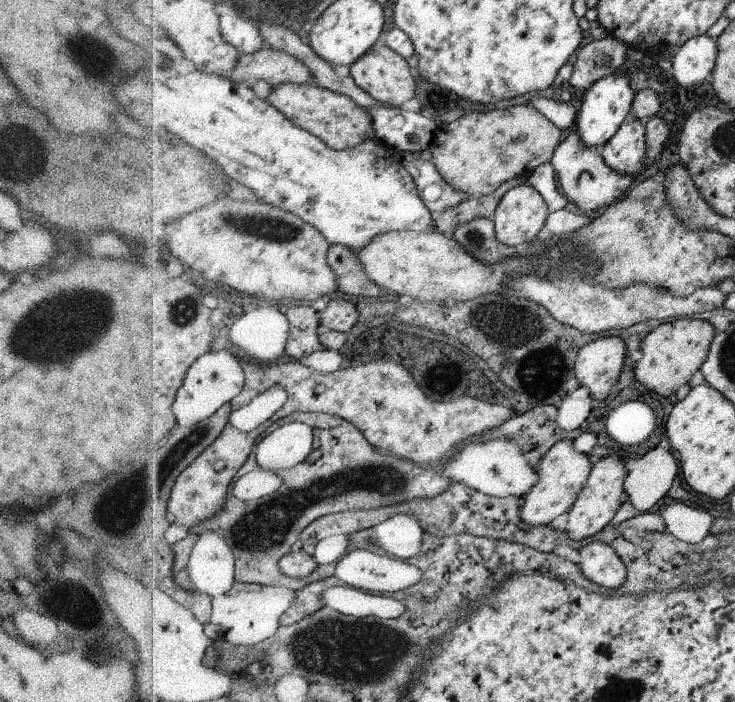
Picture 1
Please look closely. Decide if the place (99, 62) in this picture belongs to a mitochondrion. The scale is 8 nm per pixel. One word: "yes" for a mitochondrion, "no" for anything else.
yes

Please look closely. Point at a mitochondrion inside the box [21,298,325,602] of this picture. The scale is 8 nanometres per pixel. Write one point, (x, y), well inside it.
(183, 446)

